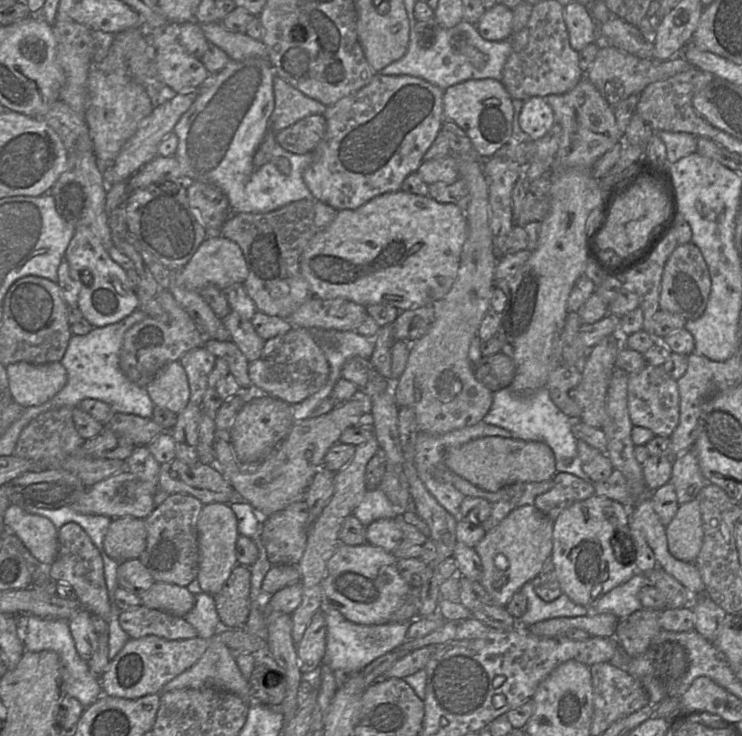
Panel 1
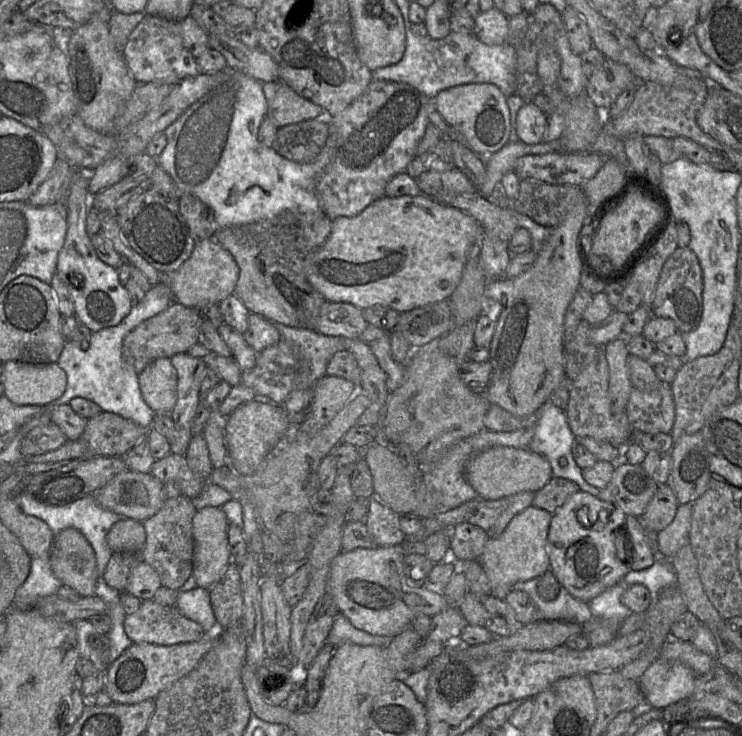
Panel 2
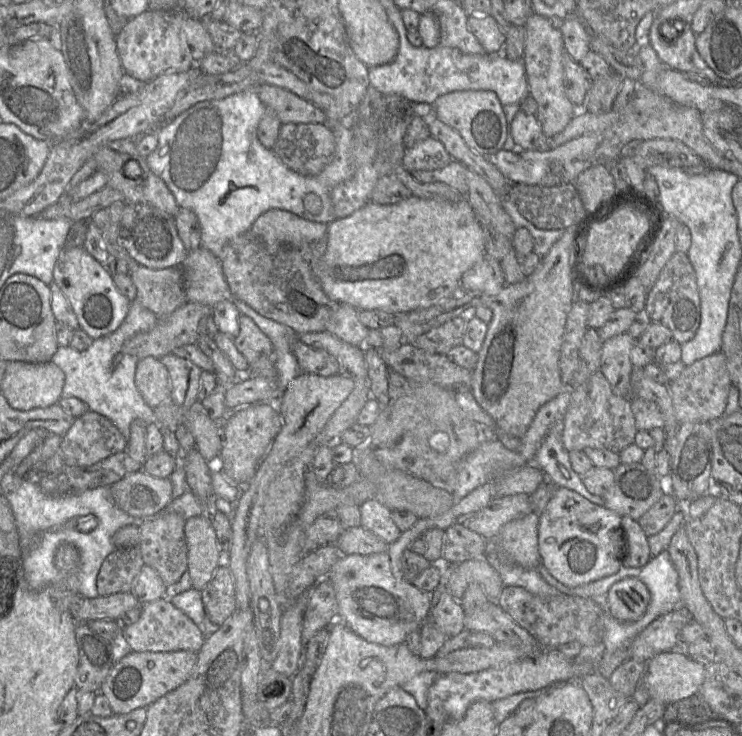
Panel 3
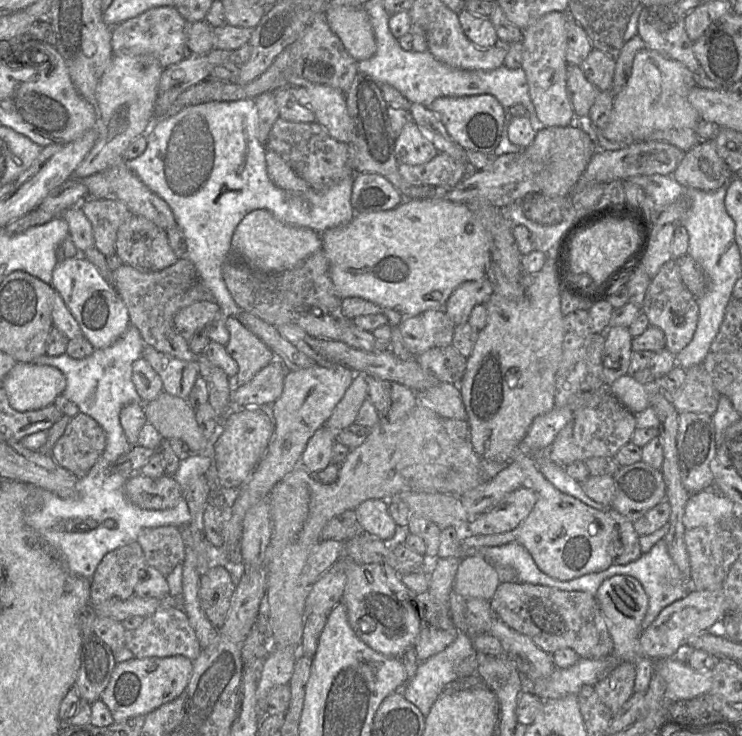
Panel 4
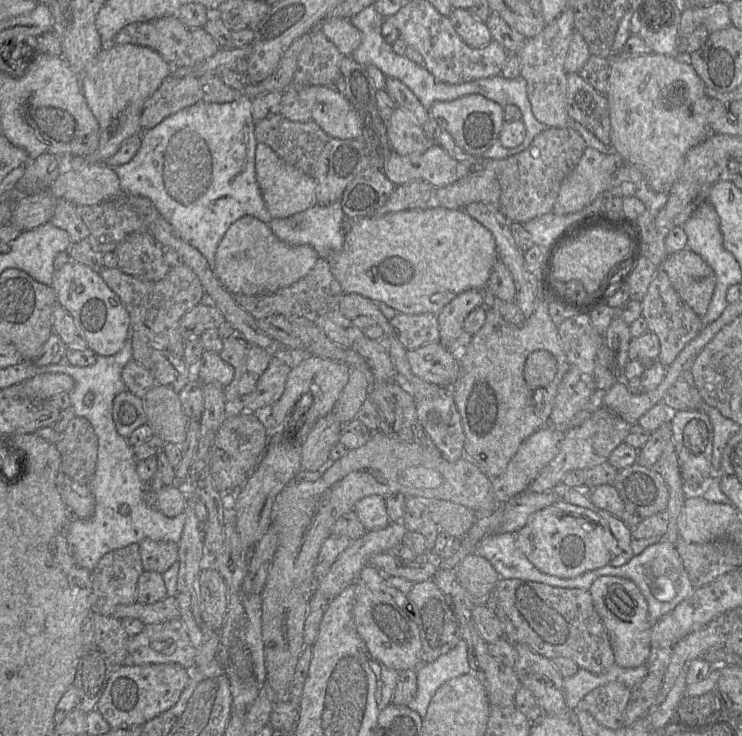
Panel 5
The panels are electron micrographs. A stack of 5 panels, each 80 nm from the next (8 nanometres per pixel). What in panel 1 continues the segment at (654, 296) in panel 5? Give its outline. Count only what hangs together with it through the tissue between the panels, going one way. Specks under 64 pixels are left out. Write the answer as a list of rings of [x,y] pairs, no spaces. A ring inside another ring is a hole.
[[[691,242],[679,244],[664,266],[659,309],[679,314],[687,321],[698,319],[706,308],[710,290],[709,270],[699,248]]]

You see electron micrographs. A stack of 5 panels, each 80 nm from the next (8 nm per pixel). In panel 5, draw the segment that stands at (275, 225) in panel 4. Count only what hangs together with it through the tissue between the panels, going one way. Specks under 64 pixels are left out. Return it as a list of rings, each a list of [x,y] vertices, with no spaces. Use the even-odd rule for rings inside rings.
[[[254,216],[236,220],[220,241],[213,272],[232,295],[266,295],[290,286],[316,264],[319,254],[310,245],[295,245],[280,240],[269,224]]]

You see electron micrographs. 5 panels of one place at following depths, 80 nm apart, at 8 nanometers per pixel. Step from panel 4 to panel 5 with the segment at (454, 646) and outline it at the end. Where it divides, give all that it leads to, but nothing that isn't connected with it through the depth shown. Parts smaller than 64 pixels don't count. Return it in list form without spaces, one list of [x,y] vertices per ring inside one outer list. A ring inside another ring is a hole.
[[[461,638],[452,650],[418,668],[417,693],[409,708],[424,718],[436,691],[447,681],[468,673],[471,673],[468,646]]]

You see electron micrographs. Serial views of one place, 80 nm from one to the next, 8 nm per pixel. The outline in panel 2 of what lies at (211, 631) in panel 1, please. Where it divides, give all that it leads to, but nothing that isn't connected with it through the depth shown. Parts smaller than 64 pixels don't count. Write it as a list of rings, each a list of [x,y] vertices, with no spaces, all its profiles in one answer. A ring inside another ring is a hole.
[[[196,587],[190,591],[179,591],[176,606],[187,618],[199,623],[205,633],[217,622],[207,589]]]

